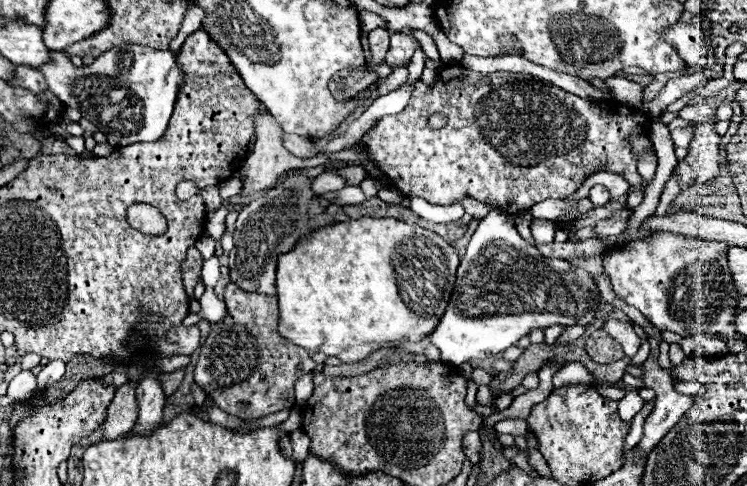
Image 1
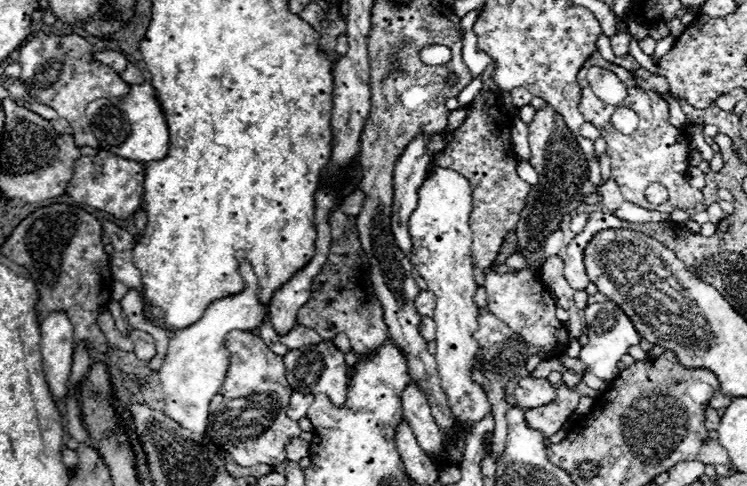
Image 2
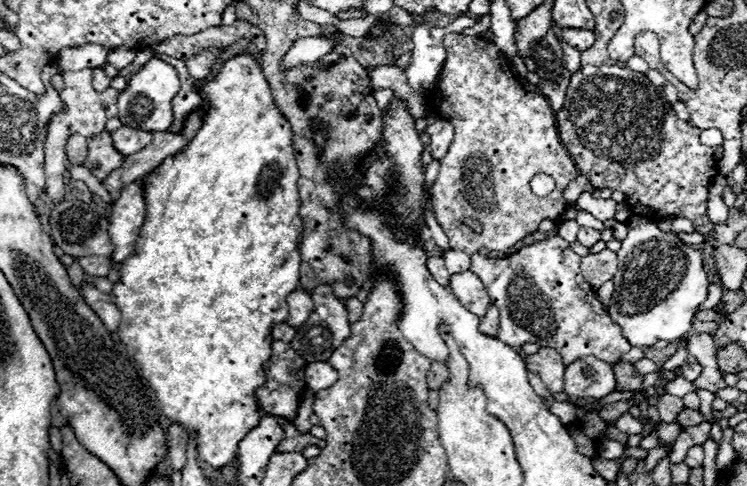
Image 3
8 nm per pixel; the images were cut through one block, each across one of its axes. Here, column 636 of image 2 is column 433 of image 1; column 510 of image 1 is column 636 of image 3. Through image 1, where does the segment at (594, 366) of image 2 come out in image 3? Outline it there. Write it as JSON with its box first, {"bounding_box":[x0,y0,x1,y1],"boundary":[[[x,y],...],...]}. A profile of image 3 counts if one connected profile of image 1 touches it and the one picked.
{"bounding_box":[608,218,708,348],"boundary":[[[646,218],[628,220],[628,236],[618,254],[618,272],[608,314],[632,346],[650,348],[658,340],[680,340],[688,334],[692,318],[708,296],[708,276],[702,254],[684,244],[676,234],[658,230]]]}

